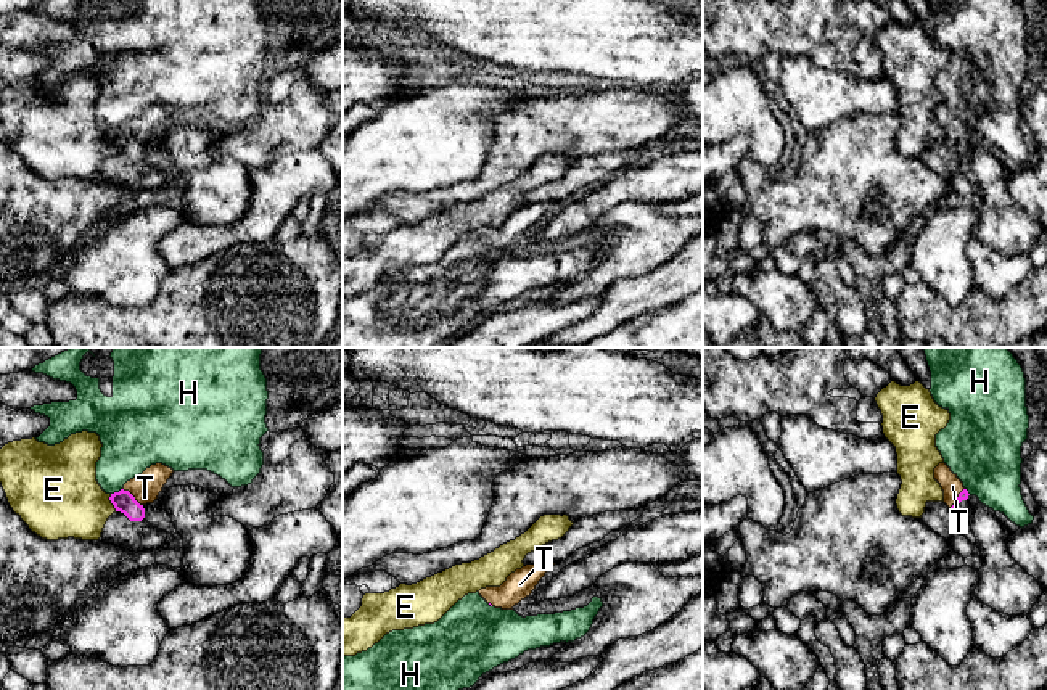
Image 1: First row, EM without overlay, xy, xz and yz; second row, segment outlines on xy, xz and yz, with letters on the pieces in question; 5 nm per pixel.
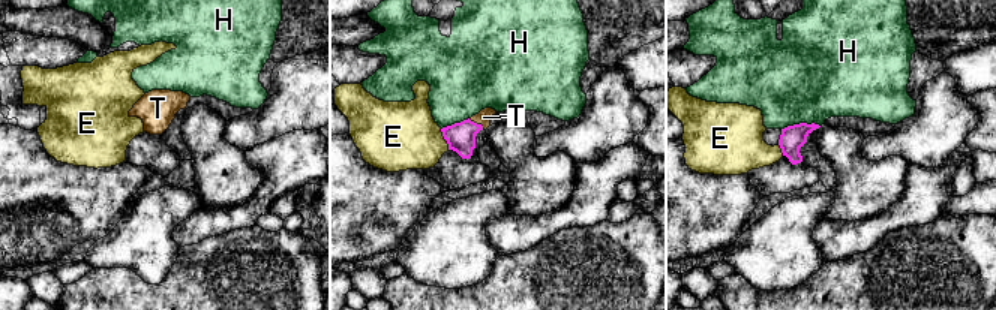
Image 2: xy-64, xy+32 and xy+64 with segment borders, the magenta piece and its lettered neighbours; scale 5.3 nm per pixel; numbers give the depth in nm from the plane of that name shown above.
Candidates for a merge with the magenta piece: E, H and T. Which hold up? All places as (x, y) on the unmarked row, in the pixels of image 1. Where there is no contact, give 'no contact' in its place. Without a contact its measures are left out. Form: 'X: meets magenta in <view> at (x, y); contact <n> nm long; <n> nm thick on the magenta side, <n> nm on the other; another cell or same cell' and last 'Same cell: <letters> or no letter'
E: meets magenta in xy at (111, 142); contact 90 nm long; 110 nm thick on the magenta side, 400 nm on the other; another cell
H: meets magenta in xy at (116, 132); contact 70 nm long; 110 nm thick on the magenta side, 280 nm on the other; another cell
T: meets magenta in xy at (132, 135); contact 140 nm long; 110 nm thick on the magenta side, 150 nm on the other; same cell
Same cell: T

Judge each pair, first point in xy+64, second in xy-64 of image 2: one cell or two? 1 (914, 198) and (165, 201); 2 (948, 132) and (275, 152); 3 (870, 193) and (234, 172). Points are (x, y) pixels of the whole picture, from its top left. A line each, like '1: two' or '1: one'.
1: two
2: two
3: one

